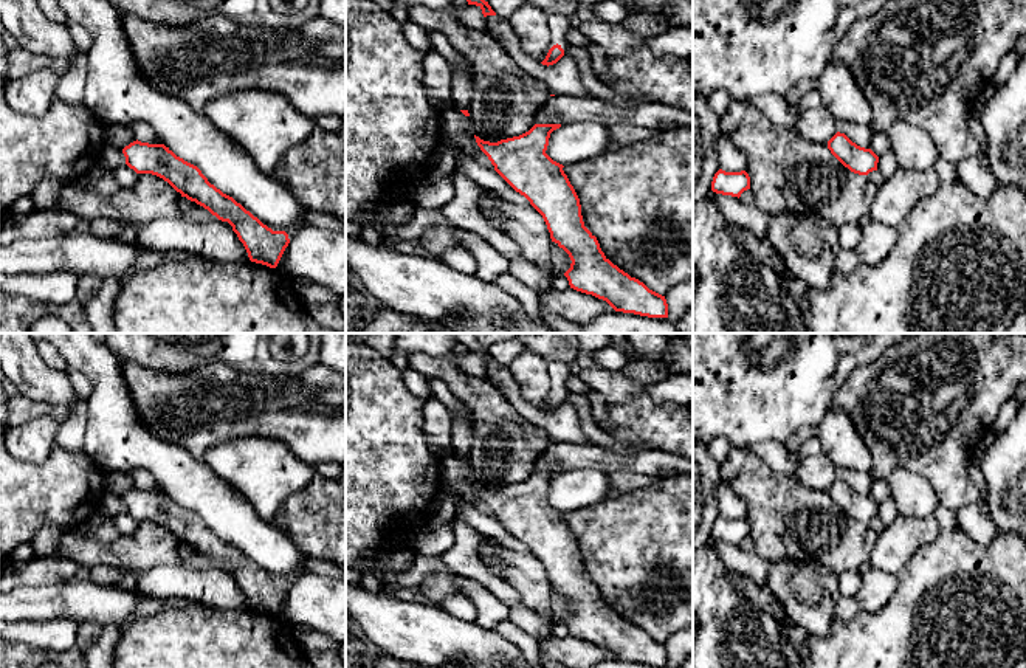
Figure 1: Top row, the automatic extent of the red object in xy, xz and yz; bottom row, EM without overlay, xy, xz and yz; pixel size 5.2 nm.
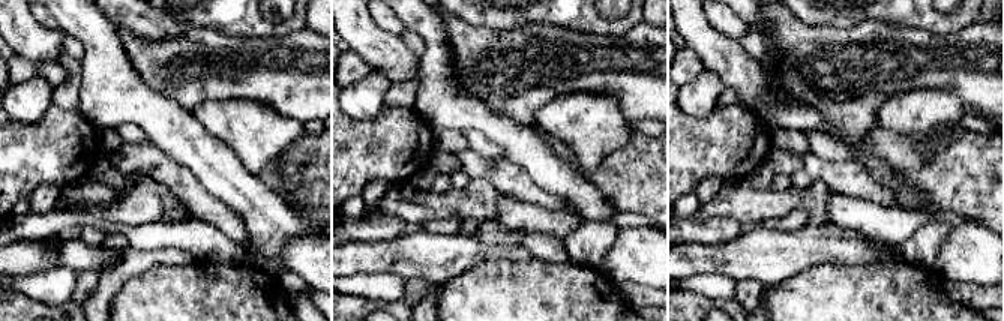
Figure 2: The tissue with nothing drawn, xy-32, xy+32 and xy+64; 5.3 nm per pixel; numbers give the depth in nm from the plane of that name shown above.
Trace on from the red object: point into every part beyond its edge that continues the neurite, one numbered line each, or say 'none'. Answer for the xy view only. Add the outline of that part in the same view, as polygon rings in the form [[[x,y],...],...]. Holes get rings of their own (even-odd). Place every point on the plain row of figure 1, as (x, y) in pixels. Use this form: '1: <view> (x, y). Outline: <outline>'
none

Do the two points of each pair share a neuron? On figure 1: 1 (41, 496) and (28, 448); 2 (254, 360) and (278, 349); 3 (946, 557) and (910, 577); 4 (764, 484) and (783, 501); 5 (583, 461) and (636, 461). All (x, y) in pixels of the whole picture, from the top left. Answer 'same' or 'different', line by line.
1: different
2: different
3: same
4: same
5: same

